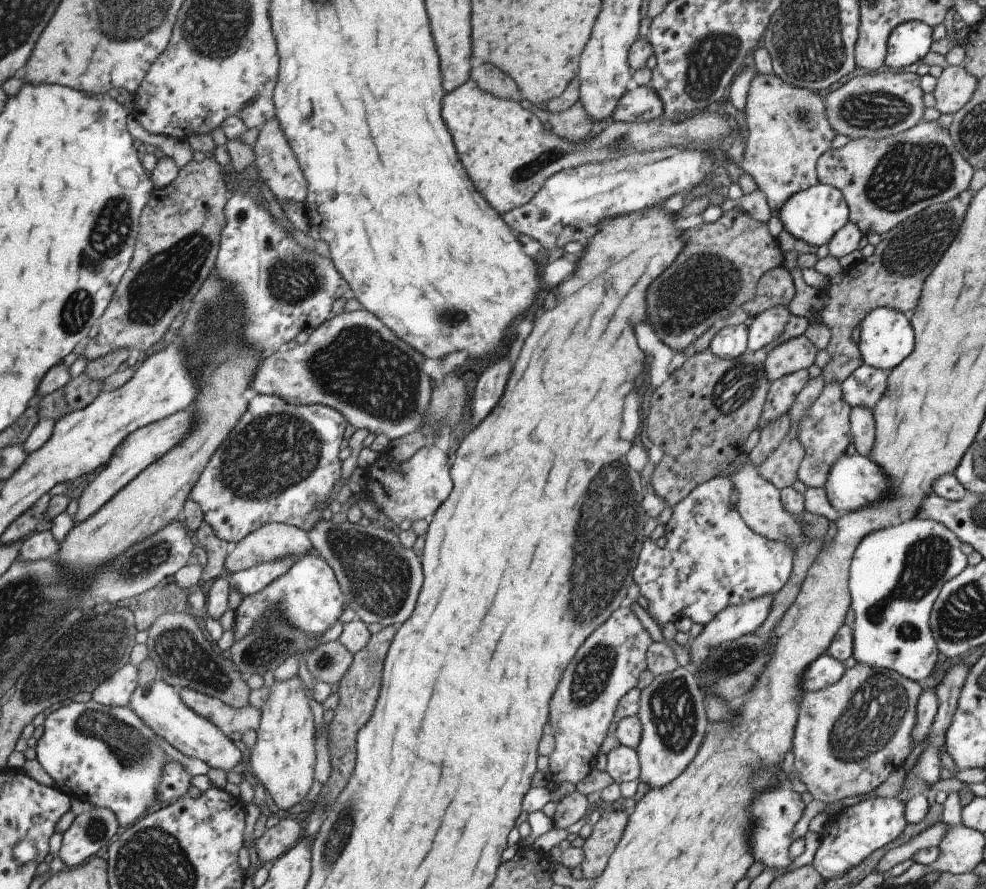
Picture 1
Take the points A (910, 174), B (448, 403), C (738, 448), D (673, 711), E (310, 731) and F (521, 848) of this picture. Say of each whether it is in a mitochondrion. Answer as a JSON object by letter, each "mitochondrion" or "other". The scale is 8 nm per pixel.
{"A":"mitochondrion","B":"mitochondrion","C":"other","D":"mitochondrion","E":"other","F":"other"}

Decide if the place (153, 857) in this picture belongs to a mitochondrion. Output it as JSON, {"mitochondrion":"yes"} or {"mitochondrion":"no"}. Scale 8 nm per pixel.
{"mitochondrion":"yes"}

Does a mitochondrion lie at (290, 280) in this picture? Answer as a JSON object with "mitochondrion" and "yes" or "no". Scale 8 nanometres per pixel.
{"mitochondrion":"yes"}

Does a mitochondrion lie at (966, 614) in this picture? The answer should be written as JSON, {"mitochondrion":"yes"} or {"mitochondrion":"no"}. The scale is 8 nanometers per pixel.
{"mitochondrion":"yes"}

